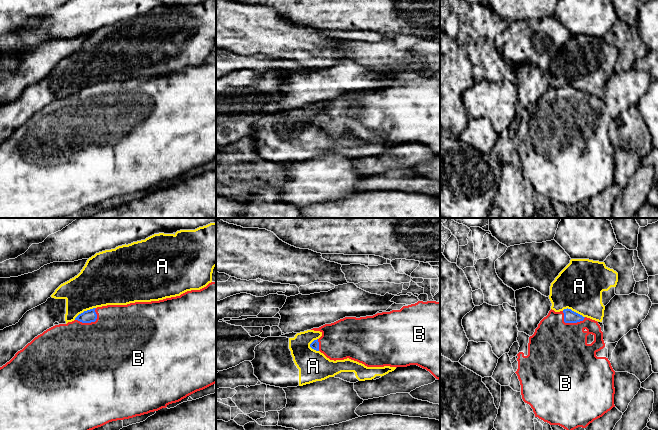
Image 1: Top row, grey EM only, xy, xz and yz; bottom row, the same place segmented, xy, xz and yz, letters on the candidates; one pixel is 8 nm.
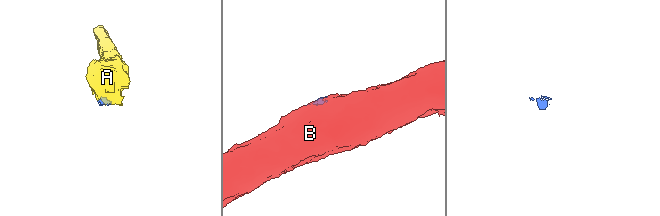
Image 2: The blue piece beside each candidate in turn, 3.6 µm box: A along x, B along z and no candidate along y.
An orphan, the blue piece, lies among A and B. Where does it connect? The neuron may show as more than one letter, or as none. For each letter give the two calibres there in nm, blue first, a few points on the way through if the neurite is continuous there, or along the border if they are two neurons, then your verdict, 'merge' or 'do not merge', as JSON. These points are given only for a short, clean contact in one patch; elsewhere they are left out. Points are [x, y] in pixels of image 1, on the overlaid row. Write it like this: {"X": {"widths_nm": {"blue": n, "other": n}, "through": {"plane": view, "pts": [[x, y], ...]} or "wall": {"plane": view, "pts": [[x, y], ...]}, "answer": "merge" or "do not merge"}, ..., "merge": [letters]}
{"A": {"widths_nm": {"blue": 100, "other": 360}, "wall": {"plane": "xy", "pts": [[95, 307], [84, 310], [74, 319]]}, "answer": "do not merge"}, "B": {"widths_nm": {"blue": 100, "other": 480}, "through": {"plane": "xy", "pts": [[88, 316], [91, 321], [97, 334], [99, 351]]}, "answer": "merge"}, "merge": ["B"]}

